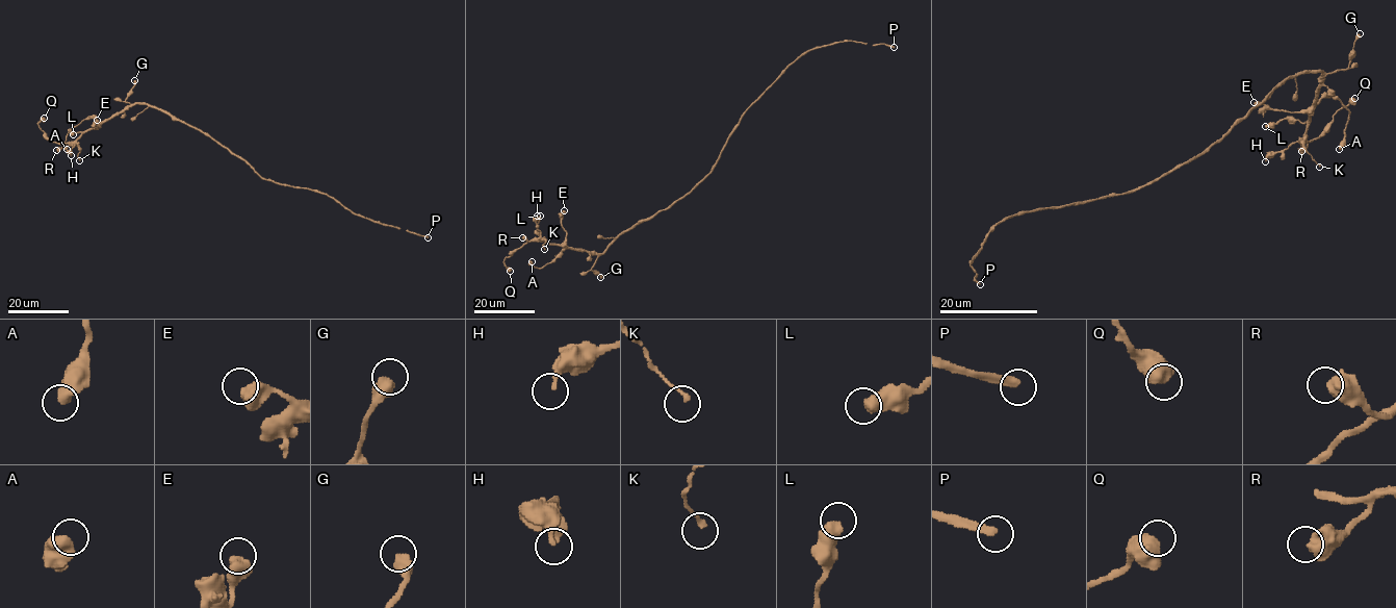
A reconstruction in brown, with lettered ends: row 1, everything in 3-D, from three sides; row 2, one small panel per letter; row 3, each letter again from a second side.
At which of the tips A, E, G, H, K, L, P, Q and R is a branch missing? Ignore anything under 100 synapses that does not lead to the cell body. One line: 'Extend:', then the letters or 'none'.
Extend: P

